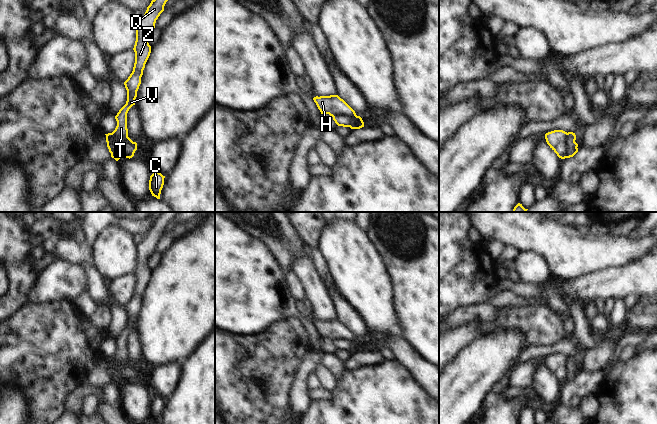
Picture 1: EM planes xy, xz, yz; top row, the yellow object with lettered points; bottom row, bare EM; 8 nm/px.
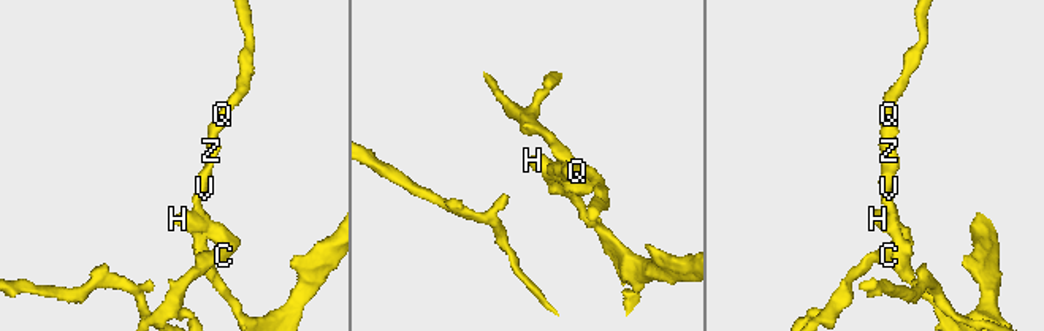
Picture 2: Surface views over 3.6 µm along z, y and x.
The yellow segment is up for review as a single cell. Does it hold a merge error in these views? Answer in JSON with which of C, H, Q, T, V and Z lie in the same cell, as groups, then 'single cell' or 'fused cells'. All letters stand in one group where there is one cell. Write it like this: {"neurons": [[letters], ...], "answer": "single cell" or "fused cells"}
{"neurons": [["C", "H"], ["Q", "T", "V", "Z"]], "answer": "fused cells"}

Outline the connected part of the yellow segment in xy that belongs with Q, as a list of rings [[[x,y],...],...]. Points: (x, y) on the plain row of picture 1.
[[[162,212],[157,220],[151,225],[144,240],[136,245],[136,265],[134,269],[135,287],[133,295],[124,306],[127,314],[126,328],[119,334],[115,343],[117,350],[113,355],[112,370],[120,369],[128,361],[127,353],[127,337],[129,333],[135,329],[137,315],[141,308],[141,301],[145,288],[151,277],[151,270],[148,267],[148,259],[155,252],[155,247],[160,238],[164,235],[166,226],[174,221],[175,215],[178,212]]]

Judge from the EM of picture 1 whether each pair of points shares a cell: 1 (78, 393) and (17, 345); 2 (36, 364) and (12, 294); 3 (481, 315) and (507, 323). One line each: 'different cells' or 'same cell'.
1: different cells
2: different cells
3: same cell

